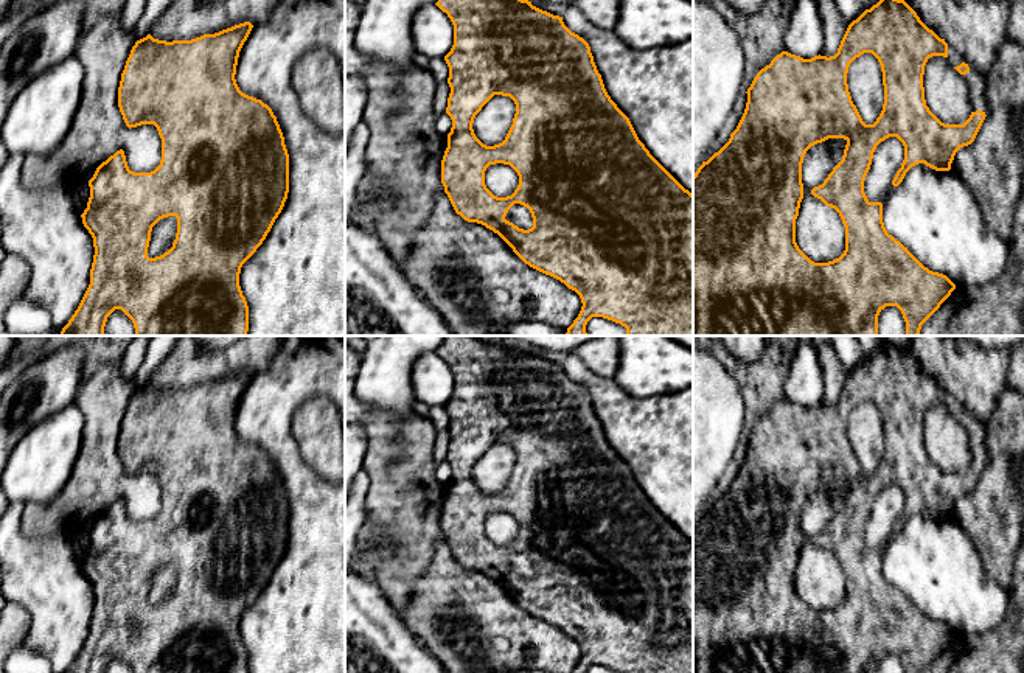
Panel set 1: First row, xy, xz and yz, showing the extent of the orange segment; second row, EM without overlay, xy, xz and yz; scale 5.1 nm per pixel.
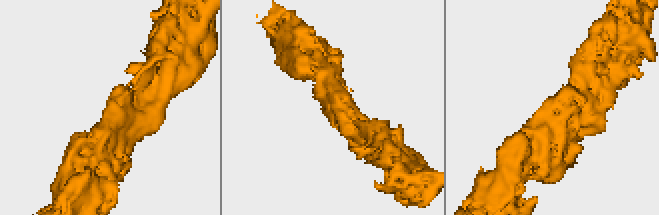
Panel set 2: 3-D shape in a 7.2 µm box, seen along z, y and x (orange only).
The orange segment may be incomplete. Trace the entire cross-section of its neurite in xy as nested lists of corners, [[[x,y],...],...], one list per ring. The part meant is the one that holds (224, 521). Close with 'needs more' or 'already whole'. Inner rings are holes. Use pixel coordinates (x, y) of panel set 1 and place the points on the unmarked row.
[[[244,370],[214,382],[172,390],[158,389],[148,382],[132,395],[121,421],[118,455],[129,477],[141,472],[154,472],[157,476],[162,486],[162,508],[151,521],[134,521],[127,514],[124,499],[120,497],[103,510],[89,528],[90,546],[81,566],[93,586],[95,603],[90,617],[90,633],[67,673],[106,673],[107,665],[115,657],[121,657],[134,673],[249,673],[249,654],[239,634],[241,615],[266,588],[289,541],[289,502],[277,465],[261,448],[242,441],[235,427],[239,399],[252,376],[250,370]],[[168,564],[177,566],[177,581],[172,595],[160,605],[149,606],[148,595],[152,575]]]; already whole

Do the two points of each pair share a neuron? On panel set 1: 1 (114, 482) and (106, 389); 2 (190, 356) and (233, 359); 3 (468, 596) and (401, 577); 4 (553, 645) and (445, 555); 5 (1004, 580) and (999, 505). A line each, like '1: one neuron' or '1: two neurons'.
1: one neuron
2: one neuron
3: two neurons
4: one neuron
5: one neuron

